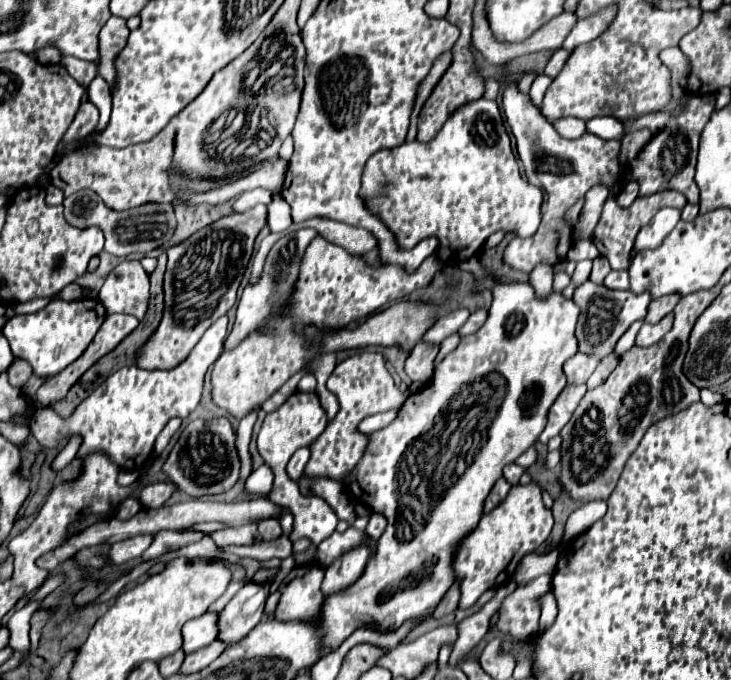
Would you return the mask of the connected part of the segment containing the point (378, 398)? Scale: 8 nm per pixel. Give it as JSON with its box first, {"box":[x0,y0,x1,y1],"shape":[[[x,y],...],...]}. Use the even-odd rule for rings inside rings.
{"box":[304,351,406,483],"shape":[[[362,351],[338,363],[328,379],[328,387],[338,397],[340,411],[328,423],[324,433],[310,445],[310,461],[304,469],[304,477],[310,479],[326,477],[344,483],[344,479],[352,473],[354,465],[358,465],[358,461],[362,459],[366,451],[366,443],[370,443],[370,435],[358,431],[360,421],[368,415],[402,405],[406,397],[398,391],[392,375],[388,373],[384,365],[384,357],[380,353],[370,353],[370,351]]]}

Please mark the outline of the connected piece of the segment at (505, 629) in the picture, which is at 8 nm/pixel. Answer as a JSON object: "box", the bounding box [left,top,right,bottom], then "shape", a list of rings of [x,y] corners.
{"box":[498,575,550,639],"shape":[[[542,575],[526,585],[518,585],[498,609],[498,631],[514,639],[530,639],[538,633],[538,597],[550,589],[550,575]]]}

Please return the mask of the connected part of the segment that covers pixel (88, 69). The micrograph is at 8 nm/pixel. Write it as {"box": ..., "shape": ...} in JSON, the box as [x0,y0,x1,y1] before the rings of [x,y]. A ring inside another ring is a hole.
{"box":[60,55,96,87],"shape":[[[70,55],[62,57],[60,61],[68,71],[70,75],[84,87],[90,85],[90,81],[96,77],[96,61],[82,61],[82,59],[74,59]]]}

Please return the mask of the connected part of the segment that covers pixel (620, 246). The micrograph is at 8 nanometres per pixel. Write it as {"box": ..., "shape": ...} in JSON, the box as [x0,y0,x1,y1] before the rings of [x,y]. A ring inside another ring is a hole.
{"box":[594,189,688,270],"shape":[[[674,189],[660,191],[650,195],[650,197],[636,197],[636,201],[630,207],[620,207],[618,205],[618,197],[612,195],[612,199],[606,201],[604,211],[602,211],[602,221],[596,226],[594,245],[598,247],[600,255],[606,257],[610,261],[612,270],[627,270],[630,266],[630,253],[634,247],[634,239],[636,233],[648,225],[648,221],[662,209],[662,207],[674,207],[674,209],[682,209],[688,203],[684,195]]]}

